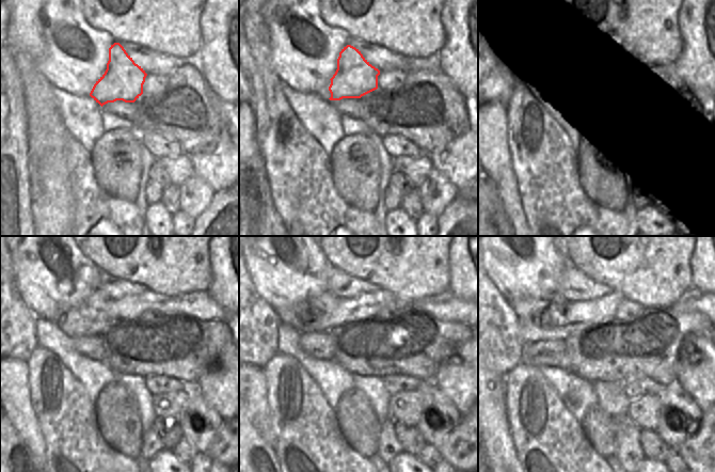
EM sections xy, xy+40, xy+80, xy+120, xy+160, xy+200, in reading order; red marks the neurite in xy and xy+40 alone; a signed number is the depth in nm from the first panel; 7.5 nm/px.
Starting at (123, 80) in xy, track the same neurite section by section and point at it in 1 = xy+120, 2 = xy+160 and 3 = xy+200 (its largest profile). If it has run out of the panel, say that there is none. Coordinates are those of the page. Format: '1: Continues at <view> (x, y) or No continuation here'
1: Continues at xy+120 (96, 307)
2: Continues at xy+160 (328, 301)
3: Continues at xy+200 (525, 308).

